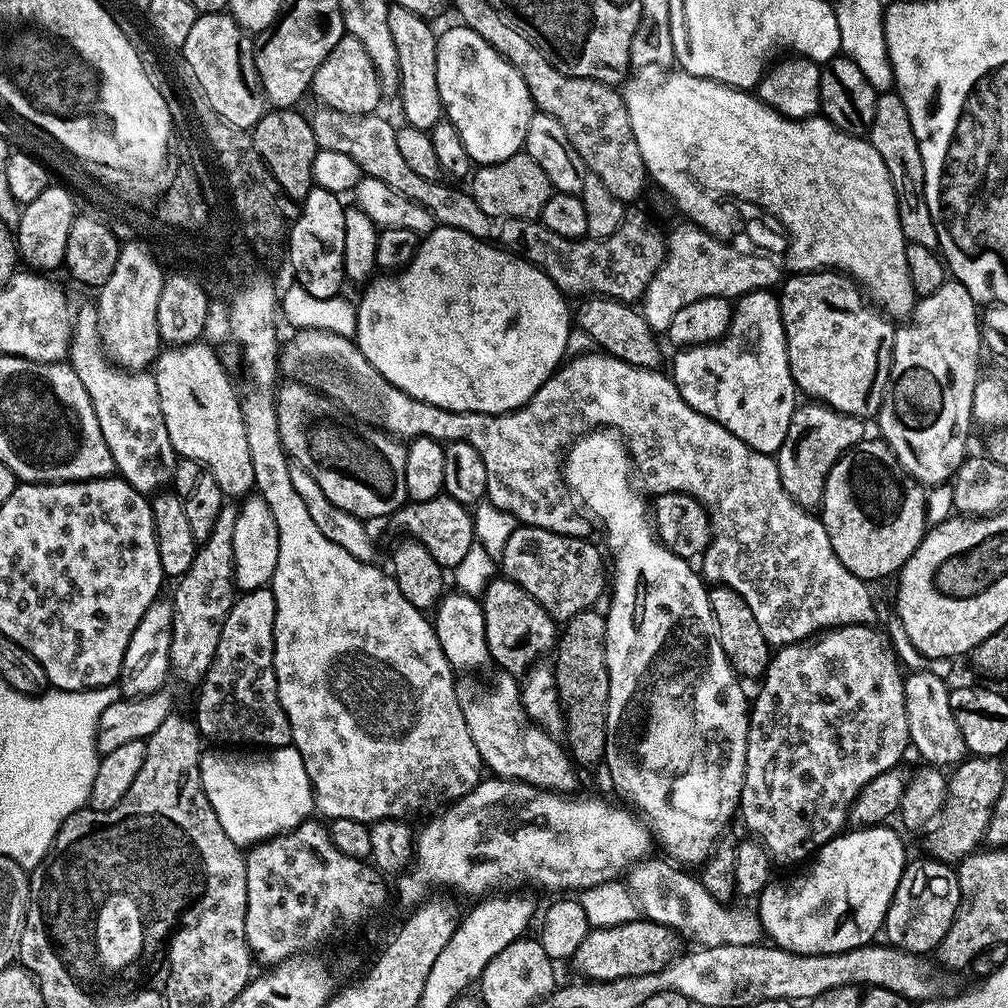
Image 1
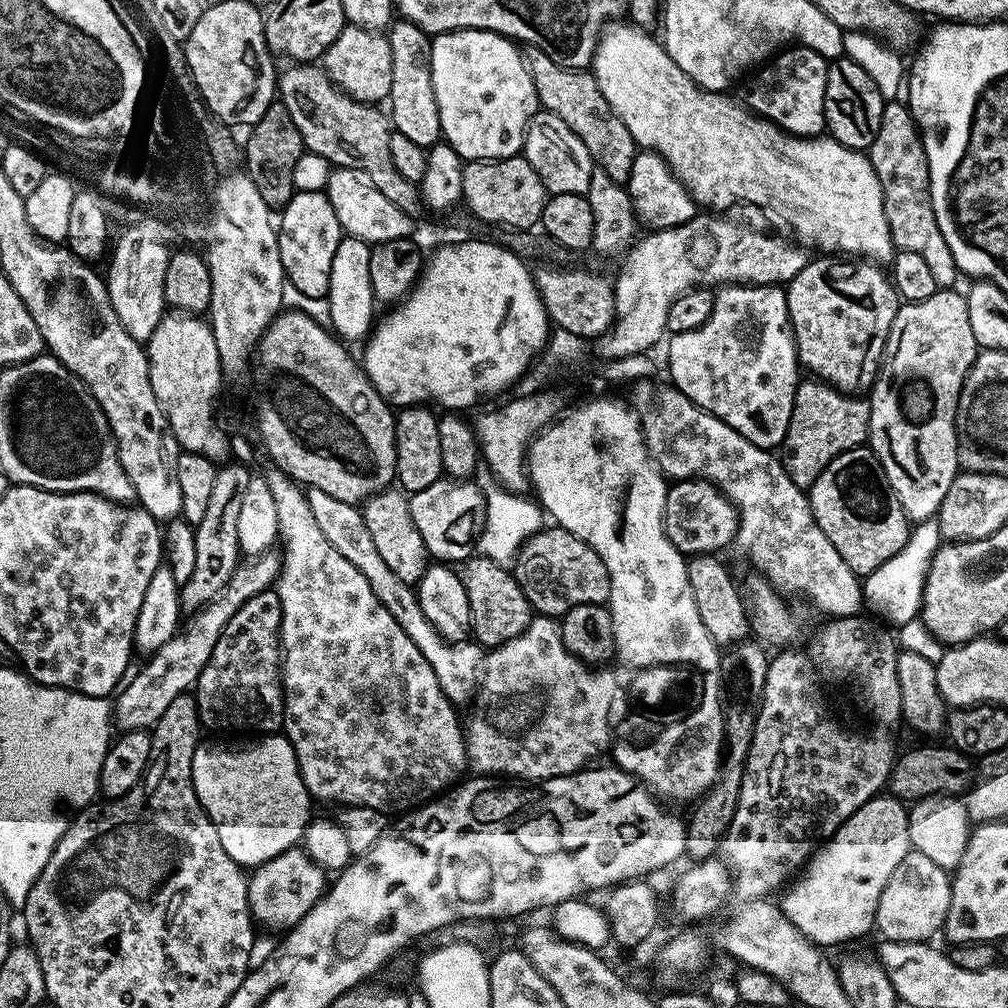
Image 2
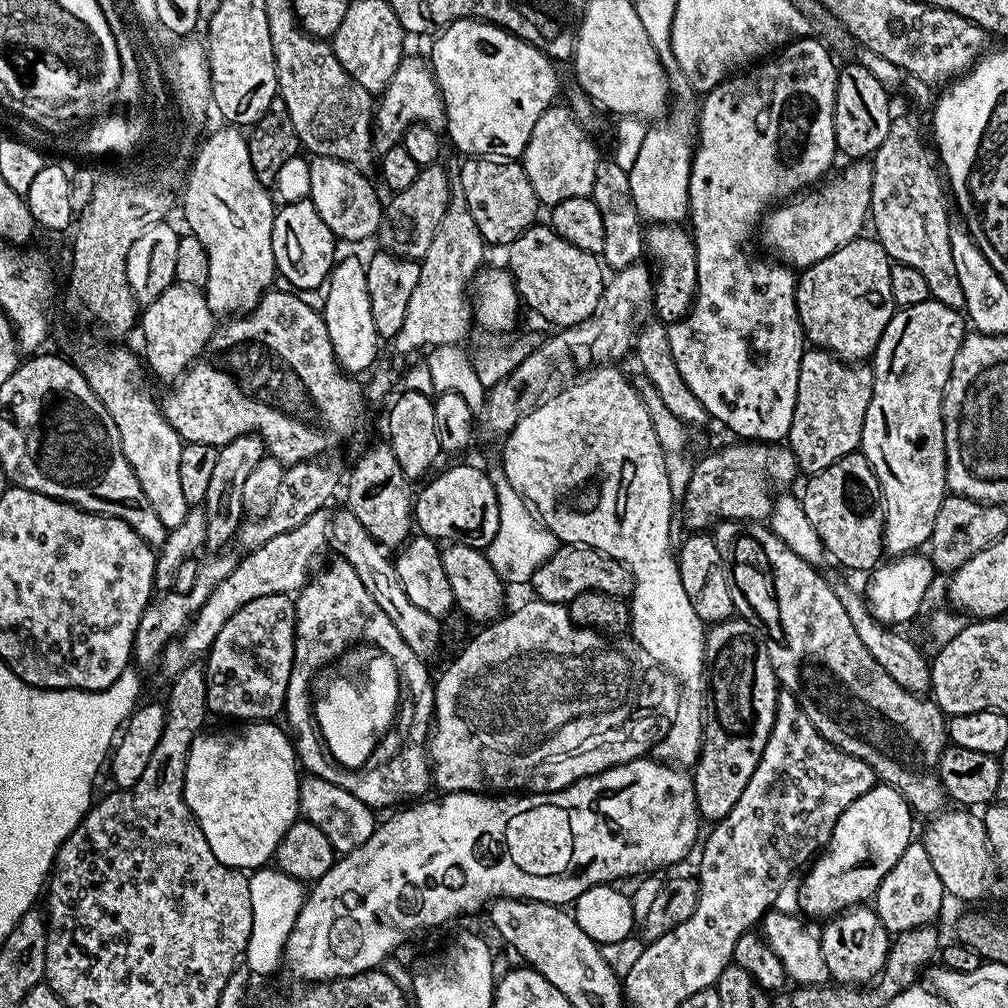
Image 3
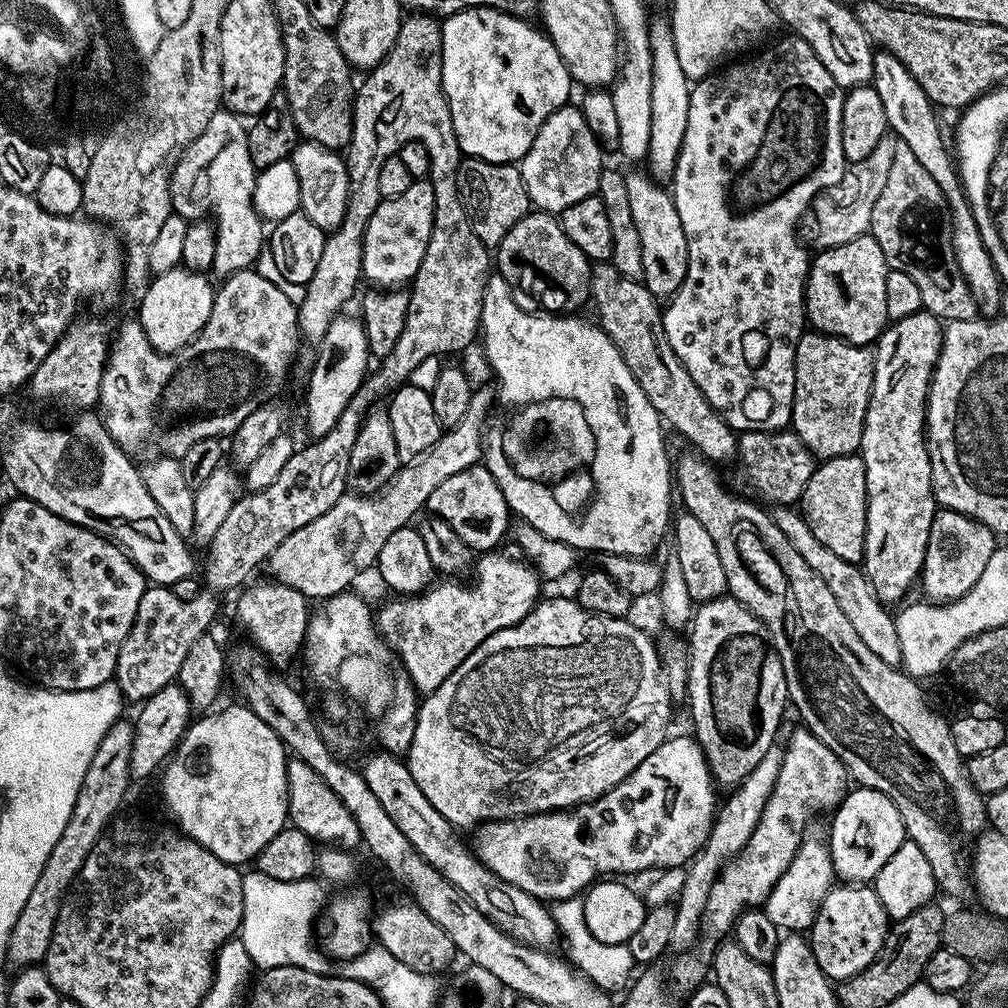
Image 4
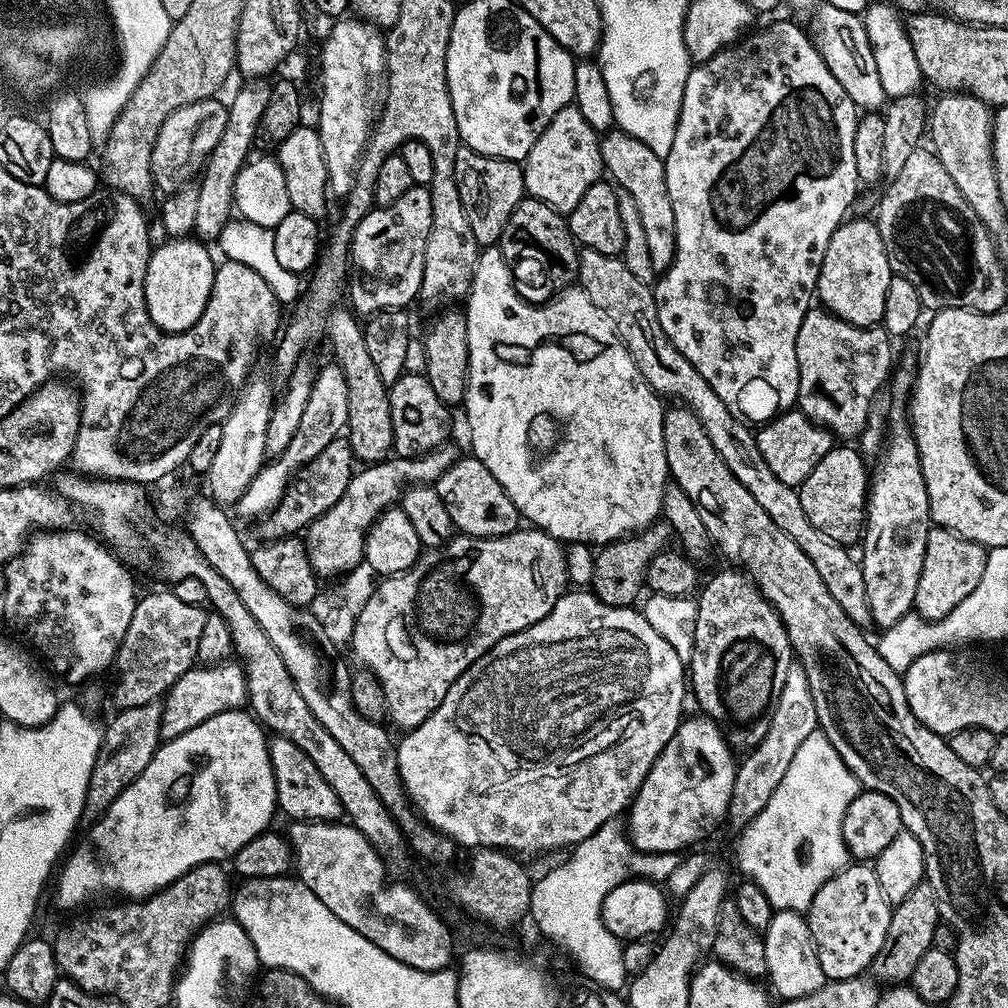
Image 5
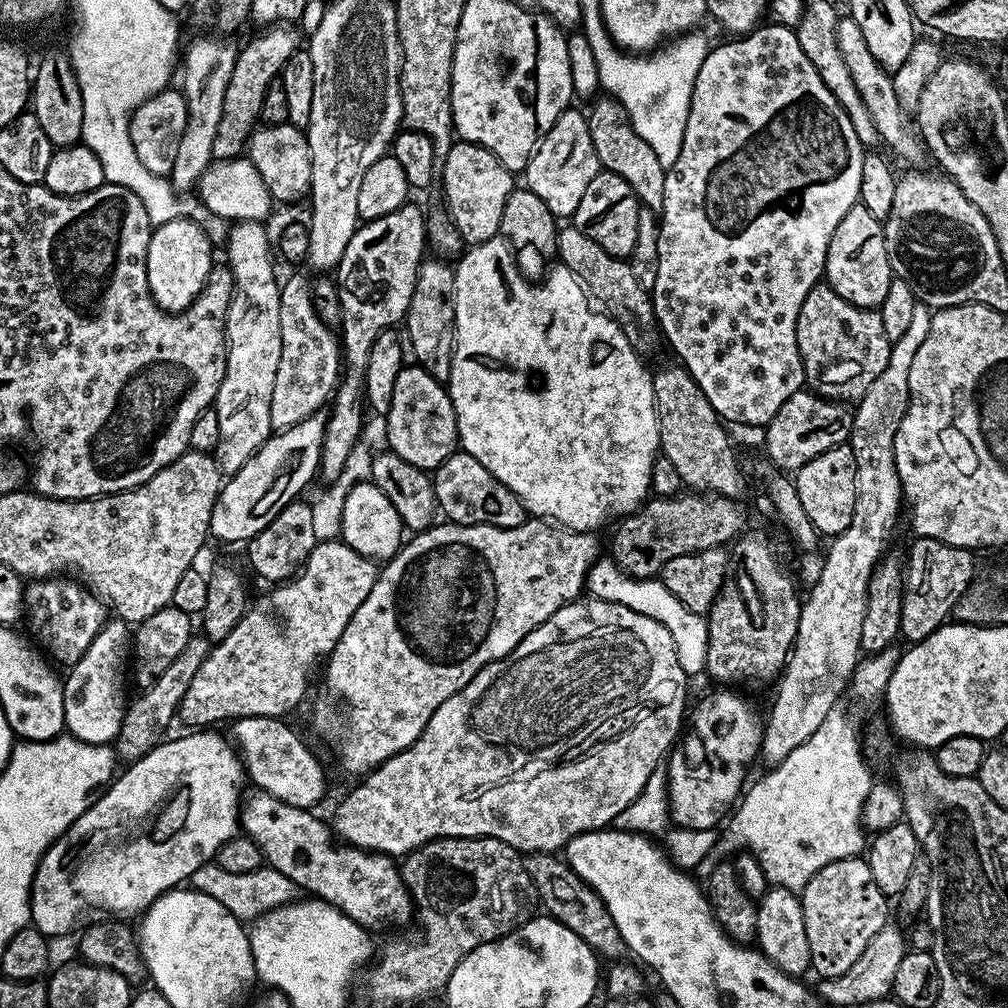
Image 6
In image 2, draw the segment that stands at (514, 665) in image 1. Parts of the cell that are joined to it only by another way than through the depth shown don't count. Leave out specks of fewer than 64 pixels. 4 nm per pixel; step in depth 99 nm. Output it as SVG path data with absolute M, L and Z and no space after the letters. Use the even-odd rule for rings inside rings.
M481 555L469 557L462 568L461 576L466 586L466 598L470 598L470 614L472 615L471 635L477 644L491 650L500 645L518 638L528 628L528 623L534 619L532 604L526 594L520 589L515 575L507 568L498 566L497 563Z

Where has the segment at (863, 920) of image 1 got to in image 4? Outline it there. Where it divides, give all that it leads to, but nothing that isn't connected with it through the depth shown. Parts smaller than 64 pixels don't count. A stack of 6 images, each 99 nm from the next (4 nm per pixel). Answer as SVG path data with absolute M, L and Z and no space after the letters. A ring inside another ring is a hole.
M856 786L845 795L844 800L835 808L831 816L832 829L829 830L828 836L826 835L826 843L828 851L832 854L833 873L844 882L875 881L878 870L882 870L882 866L890 862L894 850L898 850L898 846L902 846L906 839L902 814L898 806L894 806L891 798L878 790Z

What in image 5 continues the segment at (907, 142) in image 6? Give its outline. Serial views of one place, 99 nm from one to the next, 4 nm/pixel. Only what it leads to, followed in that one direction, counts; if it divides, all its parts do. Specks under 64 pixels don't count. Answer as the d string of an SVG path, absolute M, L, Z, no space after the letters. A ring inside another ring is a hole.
M824 2L815 9L811 20L810 35L820 51L820 57L826 62L830 74L838 78L842 90L846 90L850 102L854 102L857 109L865 113L880 112L885 107L886 97L882 90L882 81L878 78L878 65L874 62L874 54L866 38L863 19Z

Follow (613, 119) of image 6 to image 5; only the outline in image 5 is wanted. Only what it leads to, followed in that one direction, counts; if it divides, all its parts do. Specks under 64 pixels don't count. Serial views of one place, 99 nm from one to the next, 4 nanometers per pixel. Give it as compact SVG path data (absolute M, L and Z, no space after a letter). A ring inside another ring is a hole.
M613 130L600 136L600 163L603 171L614 181L615 187L626 190L626 194L634 198L634 206L638 206L638 214L642 217L642 227L650 249L650 262L658 274L663 274L672 264L676 253L676 235L674 206L666 190L666 170L662 157L654 154L654 150L646 146L646 142L622 130Z

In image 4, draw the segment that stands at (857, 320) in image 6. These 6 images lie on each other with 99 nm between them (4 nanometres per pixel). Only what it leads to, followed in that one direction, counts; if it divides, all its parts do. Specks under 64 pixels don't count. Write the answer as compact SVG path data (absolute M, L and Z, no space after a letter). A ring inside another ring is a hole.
M815 330L805 331L801 336L794 354L794 398L790 428L798 438L802 438L817 461L859 453L875 369L876 354L871 347L851 344L837 336L828 336Z

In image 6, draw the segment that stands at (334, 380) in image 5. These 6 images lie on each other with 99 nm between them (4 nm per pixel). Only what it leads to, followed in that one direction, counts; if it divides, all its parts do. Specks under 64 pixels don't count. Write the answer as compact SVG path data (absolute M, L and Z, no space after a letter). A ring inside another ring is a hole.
M318 411L313 416L307 416L302 422L269 436L268 441L237 472L231 473L223 481L210 518L211 535L225 540L228 544L236 544L239 540L241 542L252 540L262 529L270 526L270 522L274 522L274 518L284 509L285 504L290 504L297 499L301 495L300 491L311 482L312 476L314 480L317 475L325 427L325 413Z

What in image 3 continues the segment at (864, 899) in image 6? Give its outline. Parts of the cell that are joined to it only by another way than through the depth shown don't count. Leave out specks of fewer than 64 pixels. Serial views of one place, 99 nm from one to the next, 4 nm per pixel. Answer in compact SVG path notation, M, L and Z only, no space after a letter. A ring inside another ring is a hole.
M875 907L849 908L829 919L819 933L822 958L826 958L829 977L838 984L864 986L876 979L884 968L890 947L890 934L882 926Z

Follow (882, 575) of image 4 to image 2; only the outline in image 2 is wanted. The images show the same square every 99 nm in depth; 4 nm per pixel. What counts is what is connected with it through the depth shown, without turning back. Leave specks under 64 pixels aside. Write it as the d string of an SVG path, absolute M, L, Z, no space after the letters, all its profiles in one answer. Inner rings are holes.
M938 290L926 302L901 303L890 326L880 372L870 389L870 426L867 443L872 453L882 462L890 486L902 502L909 521L931 520L939 513L942 498L950 490L956 473L961 471L956 437L956 407L966 374L976 361L978 345L974 330L970 330L968 297L963 291Z

